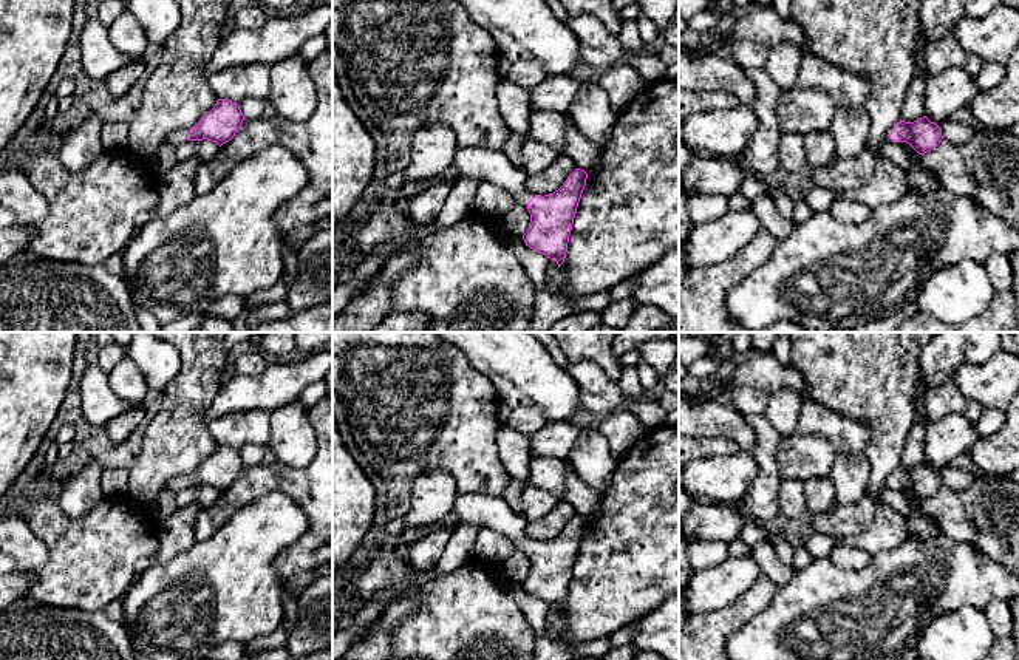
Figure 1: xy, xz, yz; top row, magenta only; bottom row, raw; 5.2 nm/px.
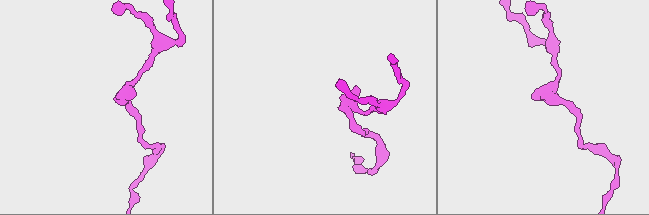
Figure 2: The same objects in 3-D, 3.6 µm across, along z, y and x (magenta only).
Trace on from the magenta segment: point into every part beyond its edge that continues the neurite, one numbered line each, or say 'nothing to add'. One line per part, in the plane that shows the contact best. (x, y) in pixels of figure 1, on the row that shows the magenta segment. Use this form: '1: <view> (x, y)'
1: xz (490, 166)

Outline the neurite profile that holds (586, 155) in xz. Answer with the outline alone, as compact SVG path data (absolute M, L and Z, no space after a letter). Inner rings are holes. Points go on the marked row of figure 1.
M574 122L566 130L566 150L577 168L584 170L588 175L602 167L602 148L588 139Z

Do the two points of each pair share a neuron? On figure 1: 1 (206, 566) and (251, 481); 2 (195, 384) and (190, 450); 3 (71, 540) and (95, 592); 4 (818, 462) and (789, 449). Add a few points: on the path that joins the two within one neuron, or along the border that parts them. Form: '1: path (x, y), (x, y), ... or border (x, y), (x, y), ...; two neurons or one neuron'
1: border (266, 492), (241, 506), (209, 537); two neurons
2: path (190, 401), (190, 433); one neuron
3: path (82, 552), (90, 560), (90, 580); one neuron
4: path (811, 456), (800, 456), (797, 453); one neuron

